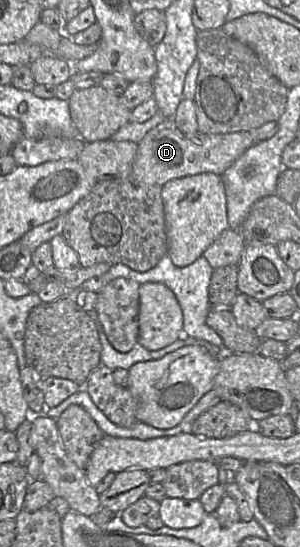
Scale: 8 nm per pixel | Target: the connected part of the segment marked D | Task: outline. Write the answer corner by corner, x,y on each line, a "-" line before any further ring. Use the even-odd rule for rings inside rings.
172,118
151,129
144,138
138,142
137,153
134,158
130,178
139,185
163,186
166,182
191,175
212,172
222,175
234,162
240,158
256,142
249,132
226,134
201,134
187,135
179,130

